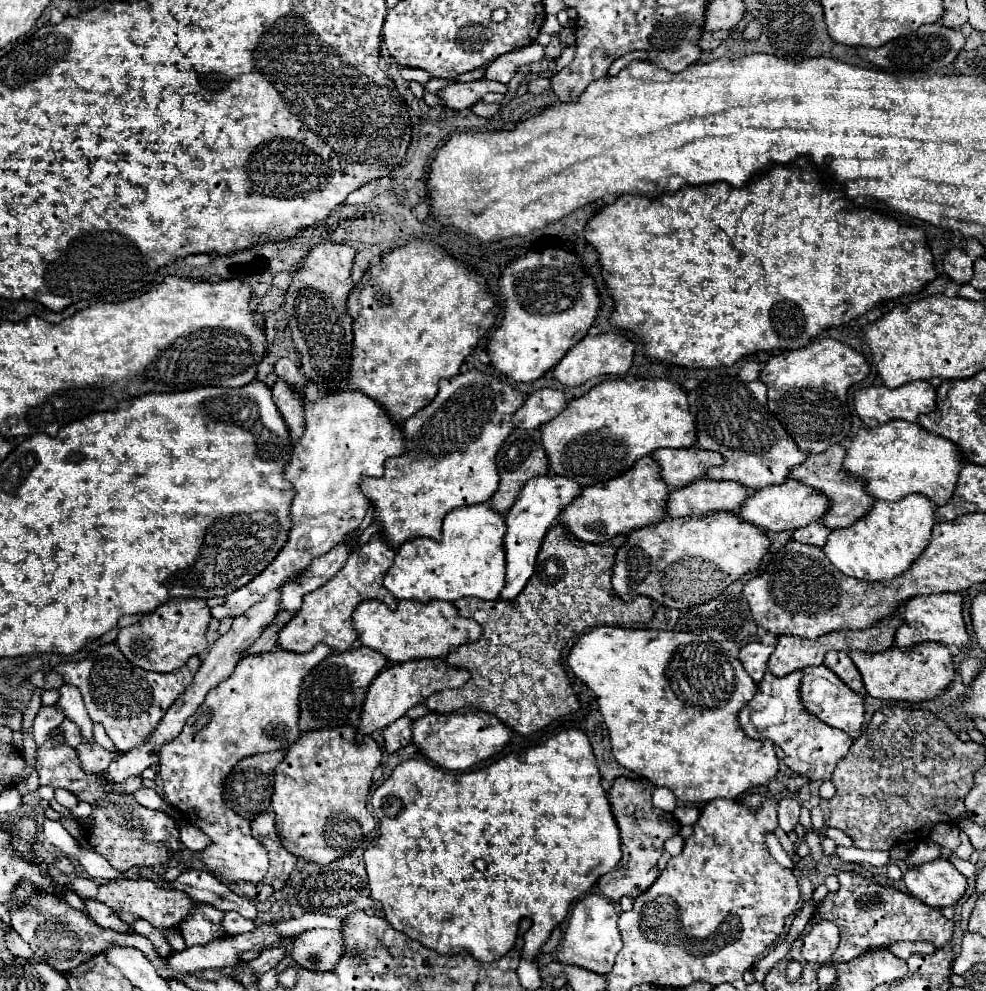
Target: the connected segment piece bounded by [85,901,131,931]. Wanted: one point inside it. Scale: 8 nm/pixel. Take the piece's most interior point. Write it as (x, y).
(101, 914)

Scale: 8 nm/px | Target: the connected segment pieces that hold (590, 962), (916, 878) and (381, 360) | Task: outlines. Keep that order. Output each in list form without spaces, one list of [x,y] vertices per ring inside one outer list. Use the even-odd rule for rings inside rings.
[[[589,893],[583,899],[579,899],[571,911],[567,931],[559,945],[557,961],[563,965],[577,965],[587,971],[605,975],[613,967],[615,955],[623,947],[623,941],[621,941],[621,935],[617,929],[617,919],[619,919],[619,915],[609,899],[605,899],[597,893]]]
[[[943,857],[907,869],[903,881],[909,895],[935,909],[955,905],[967,889],[967,879]]]
[[[413,239],[407,245],[395,247],[383,255],[377,265],[365,271],[347,301],[347,311],[353,319],[355,333],[353,361],[347,381],[349,387],[381,403],[393,421],[407,421],[433,401],[437,395],[437,385],[443,377],[453,377],[459,373],[465,357],[495,325],[495,309],[499,311],[485,279],[463,261],[451,257],[441,245]]]

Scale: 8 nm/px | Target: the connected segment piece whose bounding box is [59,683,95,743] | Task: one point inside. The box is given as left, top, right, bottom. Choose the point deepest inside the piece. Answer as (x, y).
(71, 701)

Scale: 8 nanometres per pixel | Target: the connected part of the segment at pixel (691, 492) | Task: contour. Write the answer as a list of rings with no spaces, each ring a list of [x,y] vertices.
[[[699,479],[683,489],[671,491],[667,499],[669,517],[705,515],[709,511],[739,511],[749,497],[749,489],[735,481]]]

